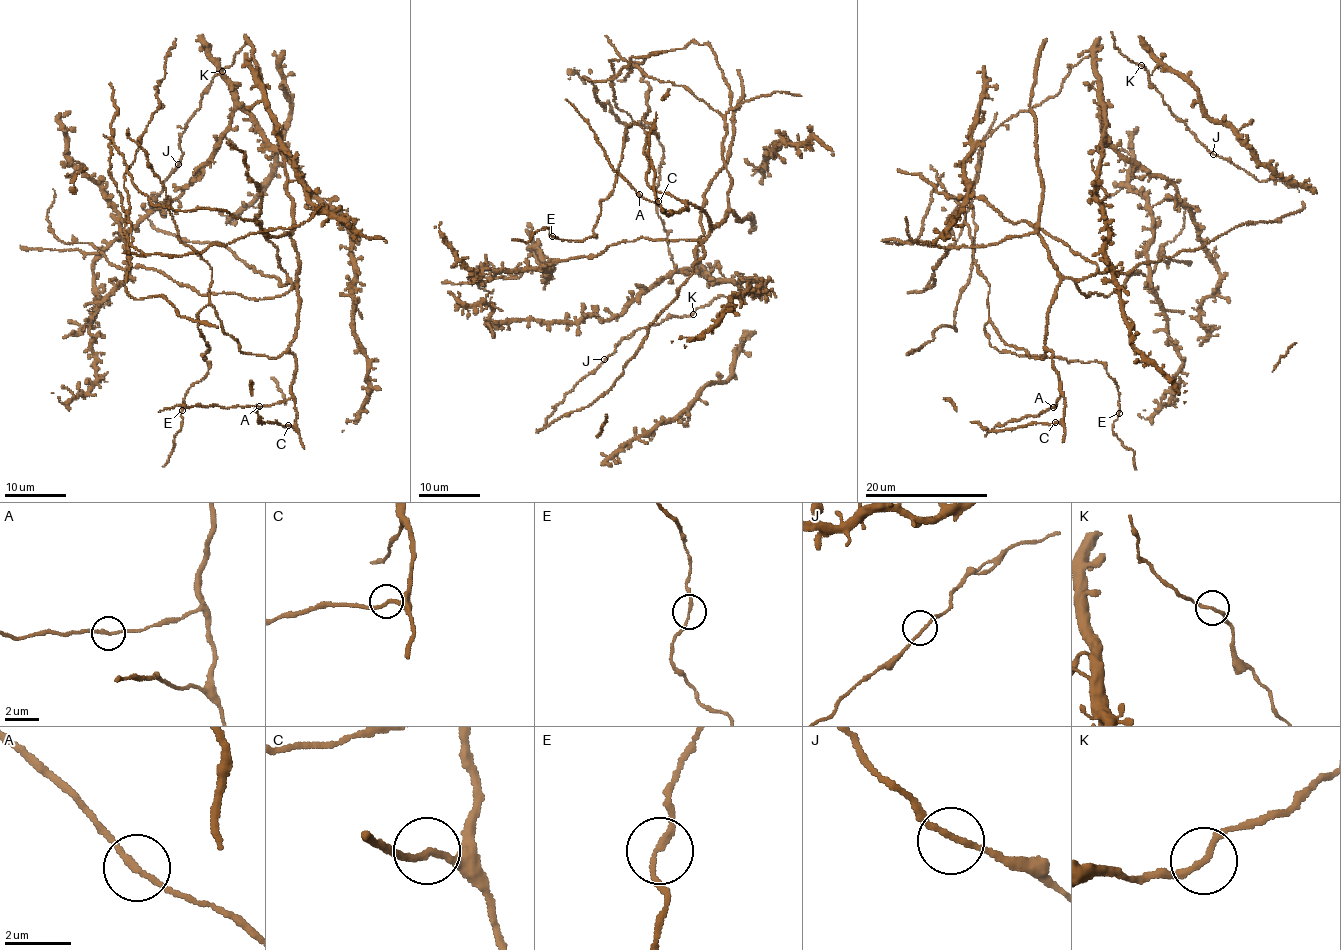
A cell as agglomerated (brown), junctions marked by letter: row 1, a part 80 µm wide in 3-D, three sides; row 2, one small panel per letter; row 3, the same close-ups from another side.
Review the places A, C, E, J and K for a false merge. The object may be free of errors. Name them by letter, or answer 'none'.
none

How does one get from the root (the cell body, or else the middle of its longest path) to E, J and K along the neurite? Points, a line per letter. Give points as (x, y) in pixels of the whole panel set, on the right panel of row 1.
E: (1121, 286), (1086, 296), (1061, 281), (1043, 358), (984, 326), (1000, 351), (1101, 363), (1119, 413)
J: (1121, 286), (1086, 296), (1076, 286), (1302, 208), (1295, 187), (1258, 181), (1213, 154)
K: (1121, 286), (1086, 296), (1076, 286), (1303, 204), (1295, 187), (1210, 151), (1141, 64)

